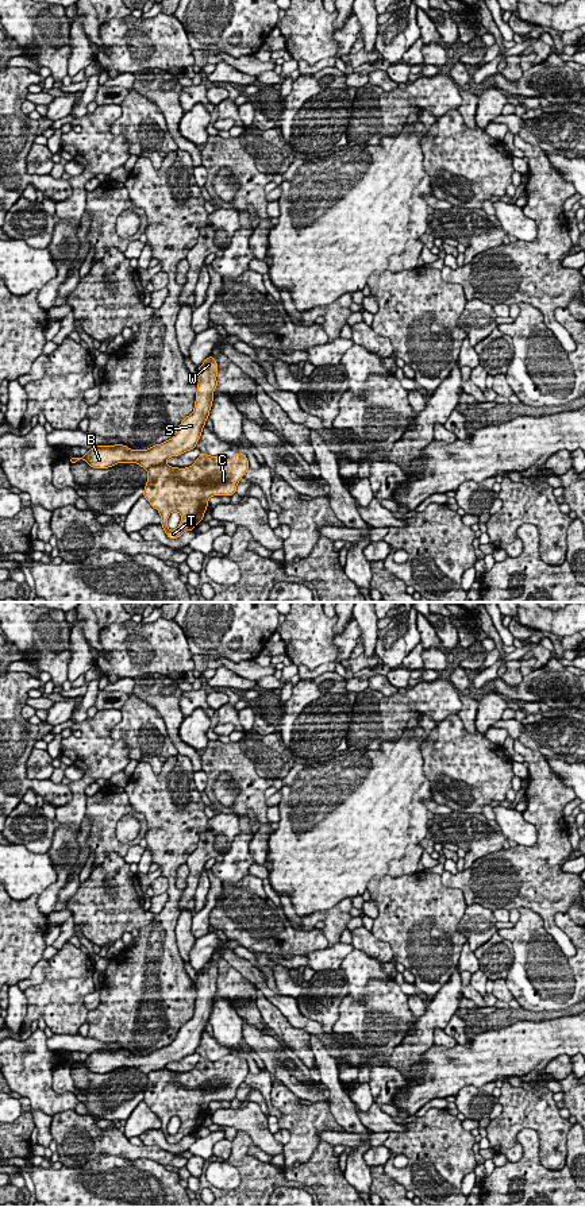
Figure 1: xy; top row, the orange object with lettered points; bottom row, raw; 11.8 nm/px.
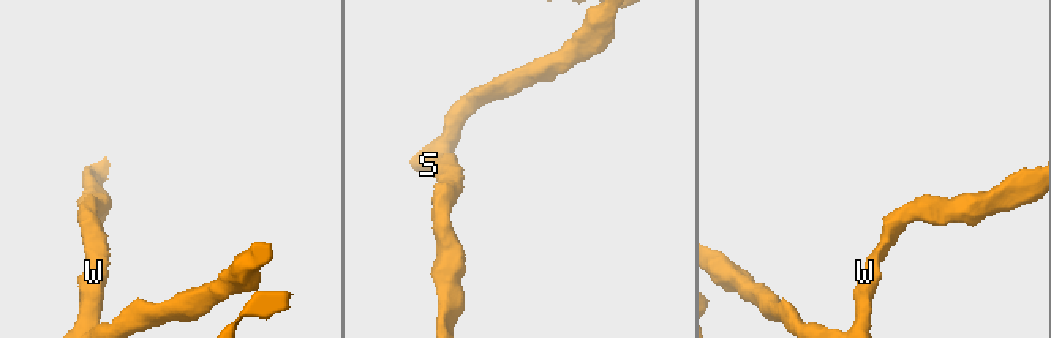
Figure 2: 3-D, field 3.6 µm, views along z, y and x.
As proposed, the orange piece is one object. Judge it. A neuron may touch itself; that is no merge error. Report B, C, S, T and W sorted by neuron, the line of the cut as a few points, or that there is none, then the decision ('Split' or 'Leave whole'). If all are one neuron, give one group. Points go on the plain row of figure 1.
Groups: B S W / C T. Split along xy (165, 1067), (147, 1075). Split

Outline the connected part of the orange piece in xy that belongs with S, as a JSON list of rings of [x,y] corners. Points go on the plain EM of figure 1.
[[[211,960],[199,971],[199,977],[195,982],[197,996],[193,1017],[181,1026],[172,1044],[147,1054],[136,1056],[124,1049],[96,1050],[81,1063],[70,1063],[69,1068],[77,1068],[82,1064],[93,1073],[108,1073],[118,1068],[136,1068],[149,1075],[153,1071],[166,1068],[172,1061],[180,1061],[196,1053],[205,1025],[209,1022],[213,996],[218,992],[218,973],[218,967]]]

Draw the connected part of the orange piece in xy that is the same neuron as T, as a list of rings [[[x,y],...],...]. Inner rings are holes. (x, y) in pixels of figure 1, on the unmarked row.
[[[236,1057],[235,1065],[228,1065],[224,1060],[211,1061],[201,1058],[192,1071],[185,1073],[172,1072],[166,1068],[153,1071],[147,1075],[147,1087],[143,1094],[143,1102],[158,1115],[161,1130],[169,1144],[178,1144],[184,1137],[193,1135],[203,1126],[212,1100],[232,1100],[242,1081],[249,1075],[247,1061]],[[172,1117],[178,1117],[181,1126],[174,1135],[168,1133],[168,1123]]]

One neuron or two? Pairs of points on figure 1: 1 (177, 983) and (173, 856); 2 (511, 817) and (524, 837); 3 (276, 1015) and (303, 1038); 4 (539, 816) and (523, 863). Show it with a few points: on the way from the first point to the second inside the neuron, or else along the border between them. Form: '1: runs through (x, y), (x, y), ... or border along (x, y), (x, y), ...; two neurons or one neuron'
1: runs through (166, 952), (166, 918), (170, 913), (172, 887); one neuron
2: runs through (512, 822), (522, 832); one neuron
3: runs through (280, 1024), (295, 1038); one neuron
4: runs through (543, 828), (543, 843), (535, 851); one neuron

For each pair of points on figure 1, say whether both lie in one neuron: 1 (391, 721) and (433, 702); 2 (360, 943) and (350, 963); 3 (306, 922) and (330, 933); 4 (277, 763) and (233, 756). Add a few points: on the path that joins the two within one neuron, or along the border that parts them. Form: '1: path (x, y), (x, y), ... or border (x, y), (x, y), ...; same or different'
1: path (401, 710), (411, 704), (422, 704); same
2: border (354, 948), (365, 953); different
3: path (314, 918), (322, 918), (328, 925); same
4: border (238, 743), (254, 770), (273, 779); different

